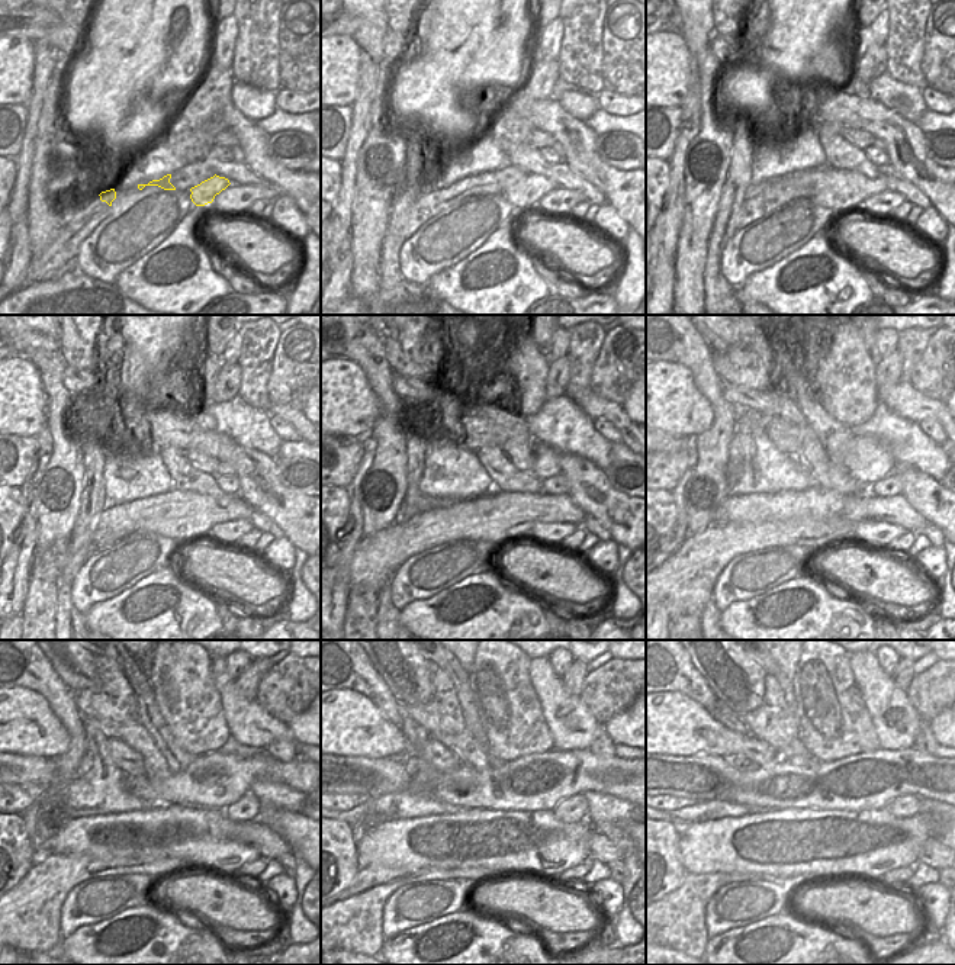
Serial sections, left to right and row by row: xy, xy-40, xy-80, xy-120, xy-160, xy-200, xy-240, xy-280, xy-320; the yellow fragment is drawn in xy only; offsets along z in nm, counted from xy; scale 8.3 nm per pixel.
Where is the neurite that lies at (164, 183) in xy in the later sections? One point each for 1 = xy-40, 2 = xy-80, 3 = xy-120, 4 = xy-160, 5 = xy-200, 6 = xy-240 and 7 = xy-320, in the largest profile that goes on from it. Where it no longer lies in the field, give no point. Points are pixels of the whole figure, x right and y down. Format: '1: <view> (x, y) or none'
1: xy-40 (479, 185)
2: xy-80 (855, 187)
3: xy-120 (206, 511)
4: xy-160 (378, 556)
5: xy-200 (684, 584)
6: xy-240 (26, 917)
7: xy-320 (677, 922)

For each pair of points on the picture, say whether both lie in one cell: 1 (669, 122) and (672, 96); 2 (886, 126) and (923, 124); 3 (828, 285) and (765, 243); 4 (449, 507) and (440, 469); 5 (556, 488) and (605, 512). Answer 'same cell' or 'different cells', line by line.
1: different cells
2: different cells
3: different cells
4: different cells
5: different cells

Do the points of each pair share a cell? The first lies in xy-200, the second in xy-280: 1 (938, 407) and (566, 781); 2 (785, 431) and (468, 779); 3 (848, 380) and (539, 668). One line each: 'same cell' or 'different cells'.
1: different cells
2: different cells
3: different cells

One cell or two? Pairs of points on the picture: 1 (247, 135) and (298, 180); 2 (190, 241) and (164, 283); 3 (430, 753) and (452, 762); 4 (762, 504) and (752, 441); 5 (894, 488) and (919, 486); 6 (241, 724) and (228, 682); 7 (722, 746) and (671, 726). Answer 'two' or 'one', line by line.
1: one
2: one
3: one
4: two
5: two
6: one
7: one

